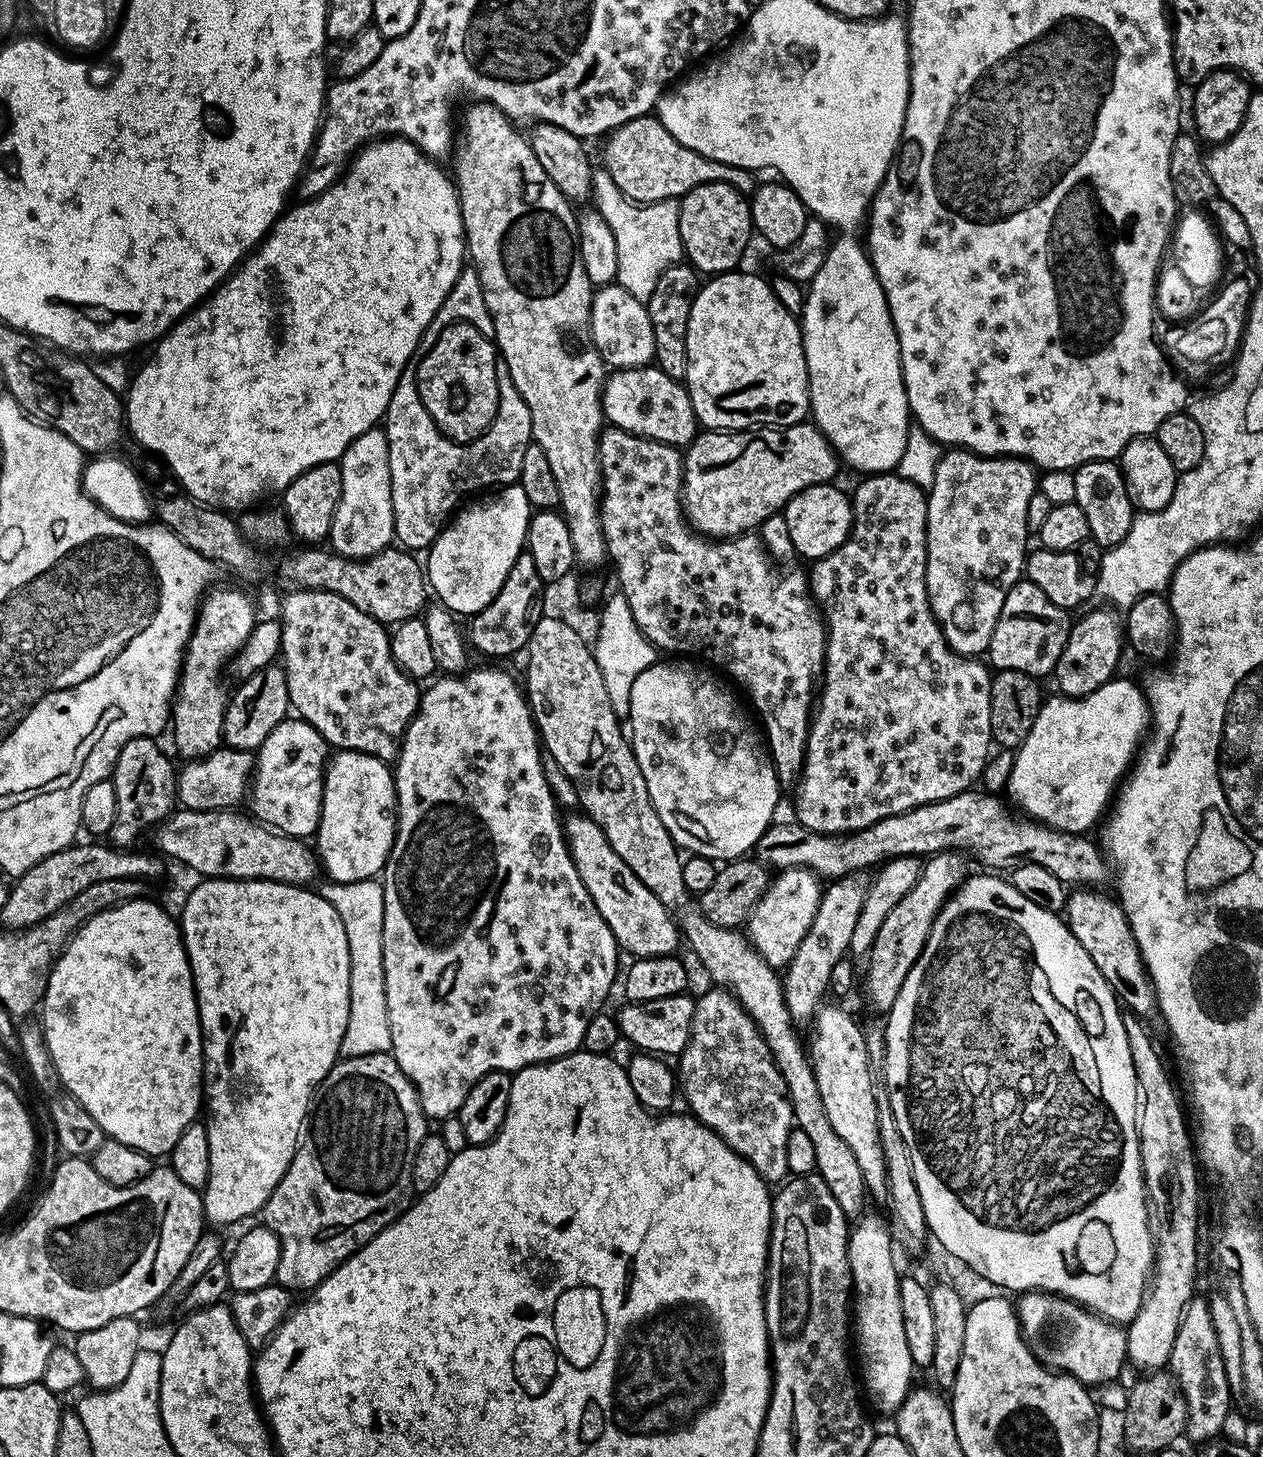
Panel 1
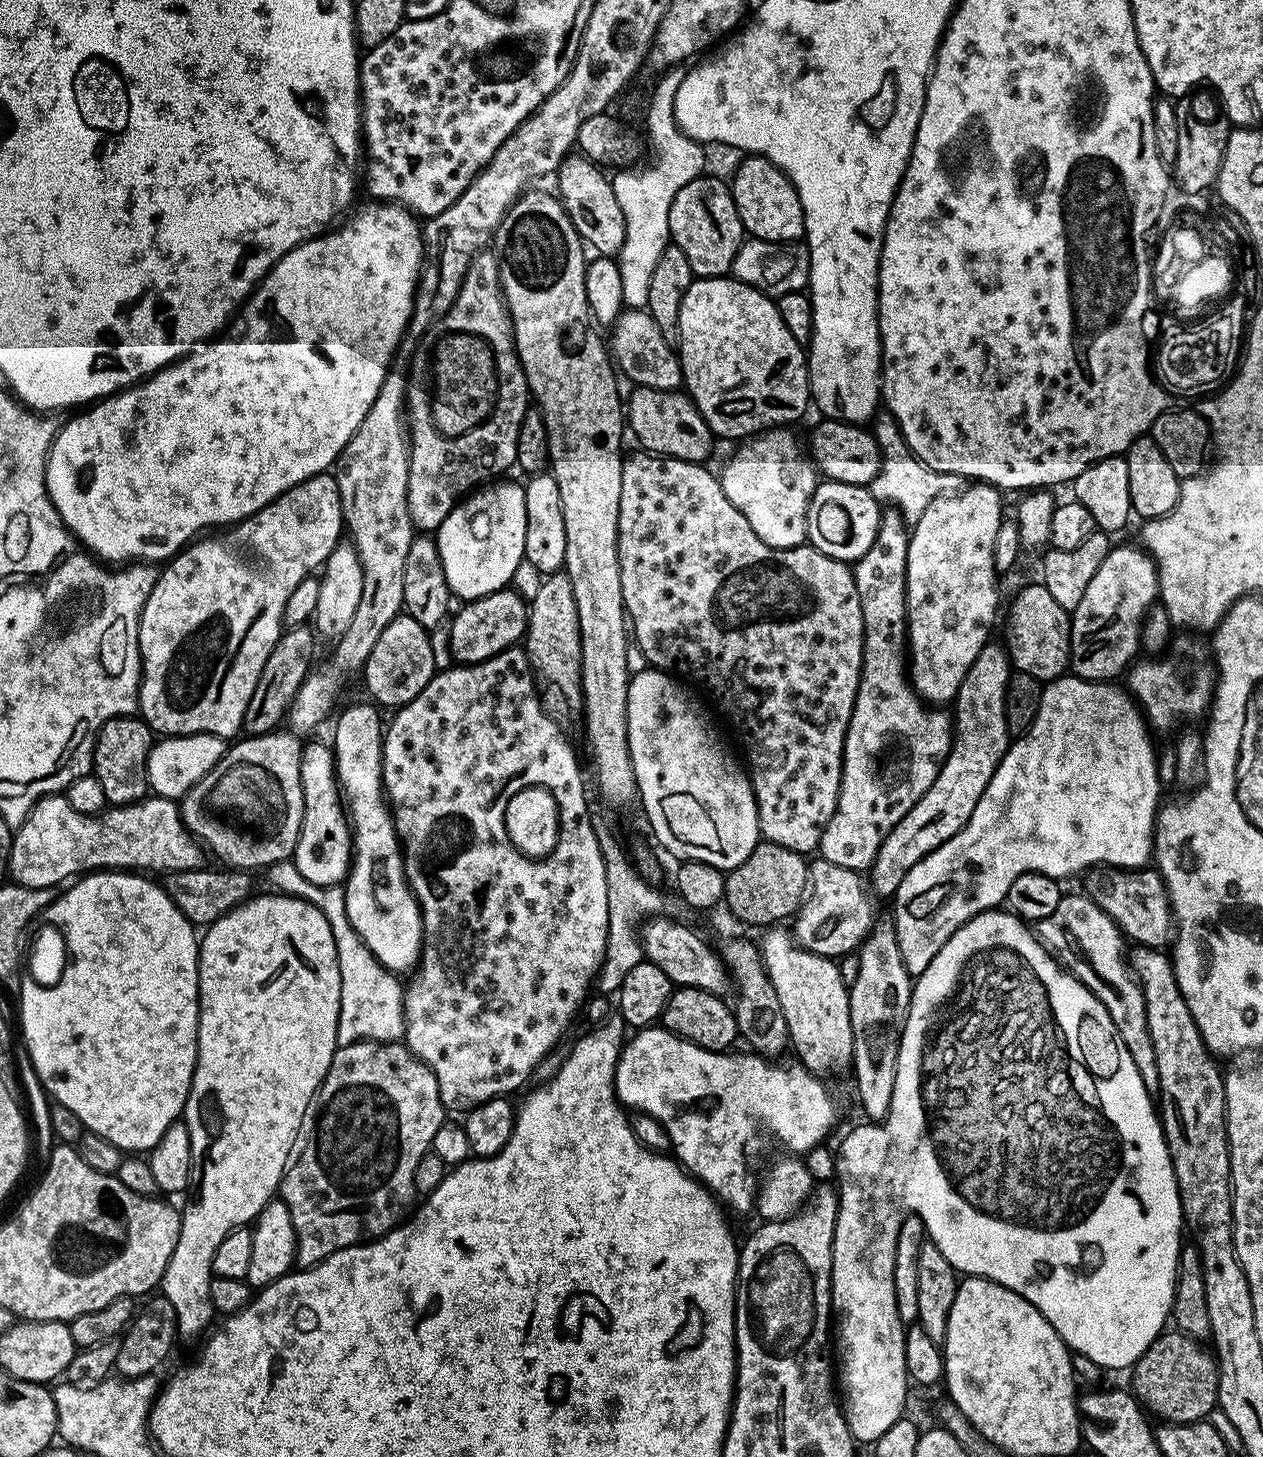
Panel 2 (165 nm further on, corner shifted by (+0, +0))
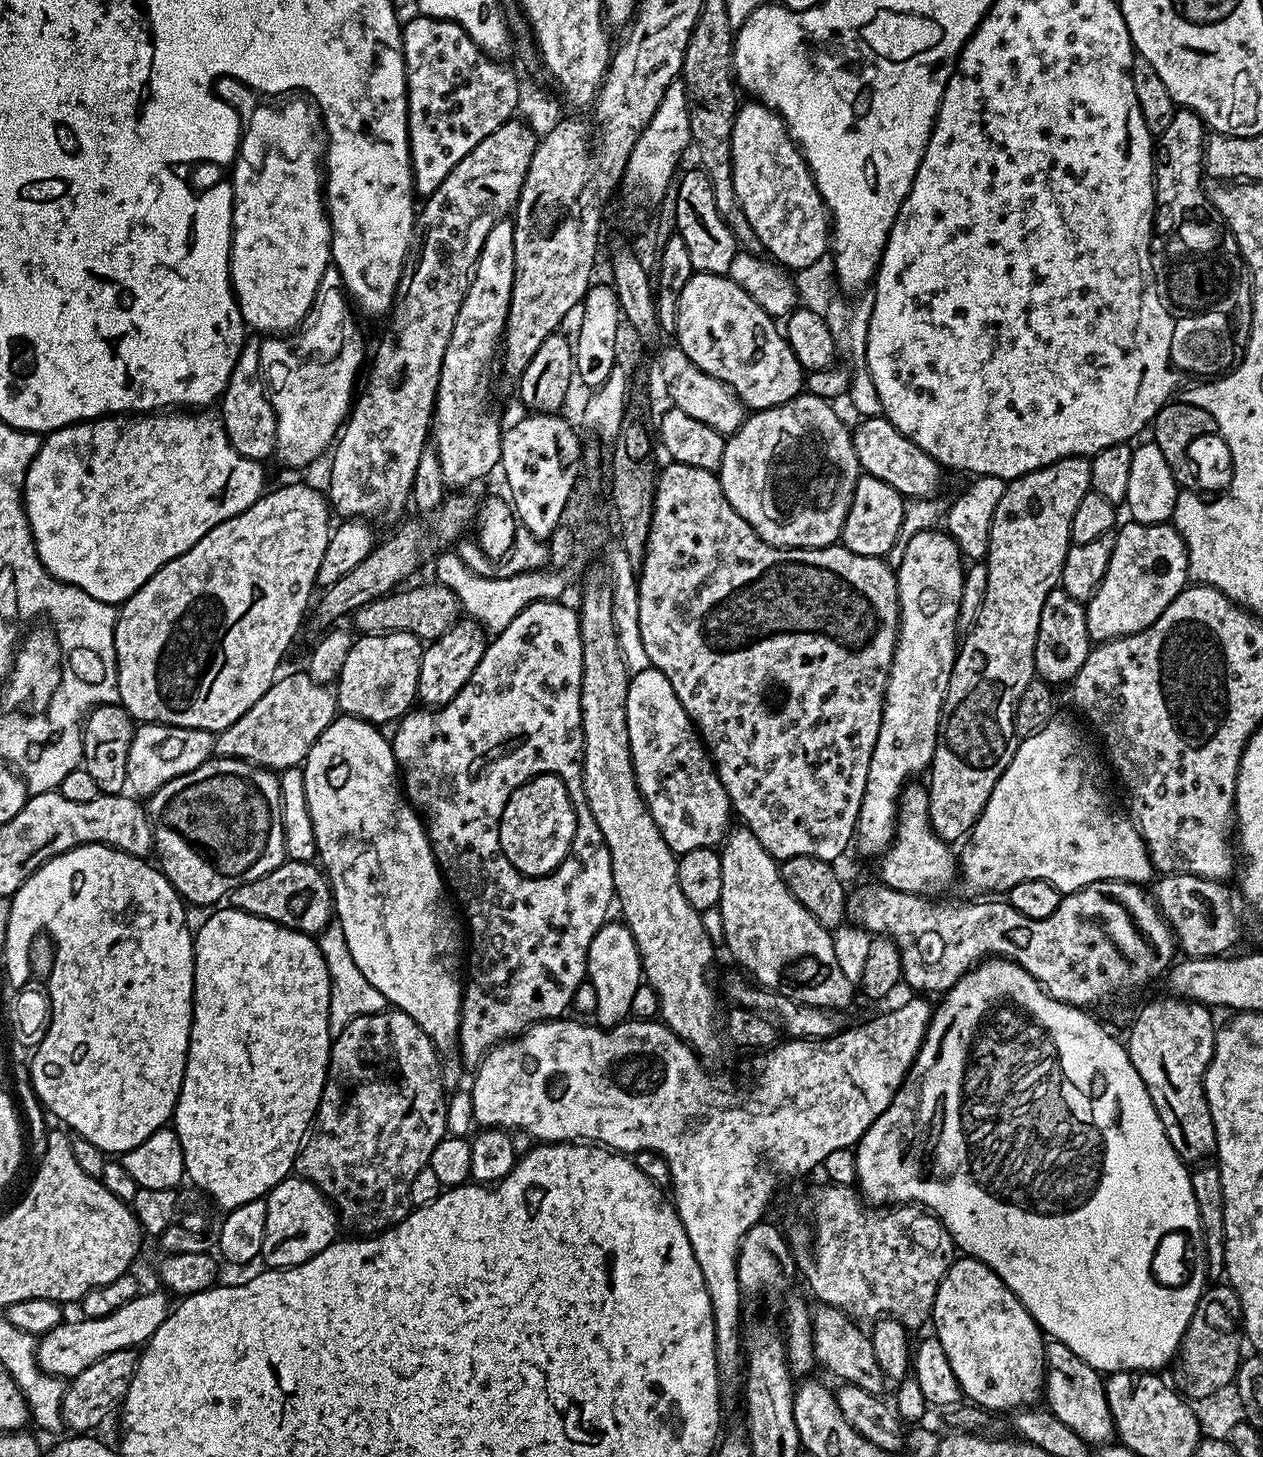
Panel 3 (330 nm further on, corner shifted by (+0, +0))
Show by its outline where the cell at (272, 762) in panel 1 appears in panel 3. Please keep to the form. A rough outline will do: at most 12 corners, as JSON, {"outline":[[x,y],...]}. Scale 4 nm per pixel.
{"outline":[[225,756],[146,800],[181,900],[286,859],[275,771]]}

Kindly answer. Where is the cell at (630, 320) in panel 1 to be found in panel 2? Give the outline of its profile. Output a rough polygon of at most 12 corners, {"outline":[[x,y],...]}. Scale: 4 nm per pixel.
{"outline":[[646,310],[611,325],[610,352],[641,388],[682,384],[677,349]]}

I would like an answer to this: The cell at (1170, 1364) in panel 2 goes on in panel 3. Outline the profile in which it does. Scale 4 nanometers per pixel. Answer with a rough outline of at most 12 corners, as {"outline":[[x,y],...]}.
{"outline":[[1227,1282],[1207,1287],[1180,1340],[1183,1395],[1233,1383],[1244,1315]]}

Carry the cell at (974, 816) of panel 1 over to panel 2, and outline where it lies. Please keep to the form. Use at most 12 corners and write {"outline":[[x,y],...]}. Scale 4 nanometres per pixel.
{"outline":[[1101,866],[1086,895],[1133,945],[1173,943],[1172,903],[1155,867]]}

